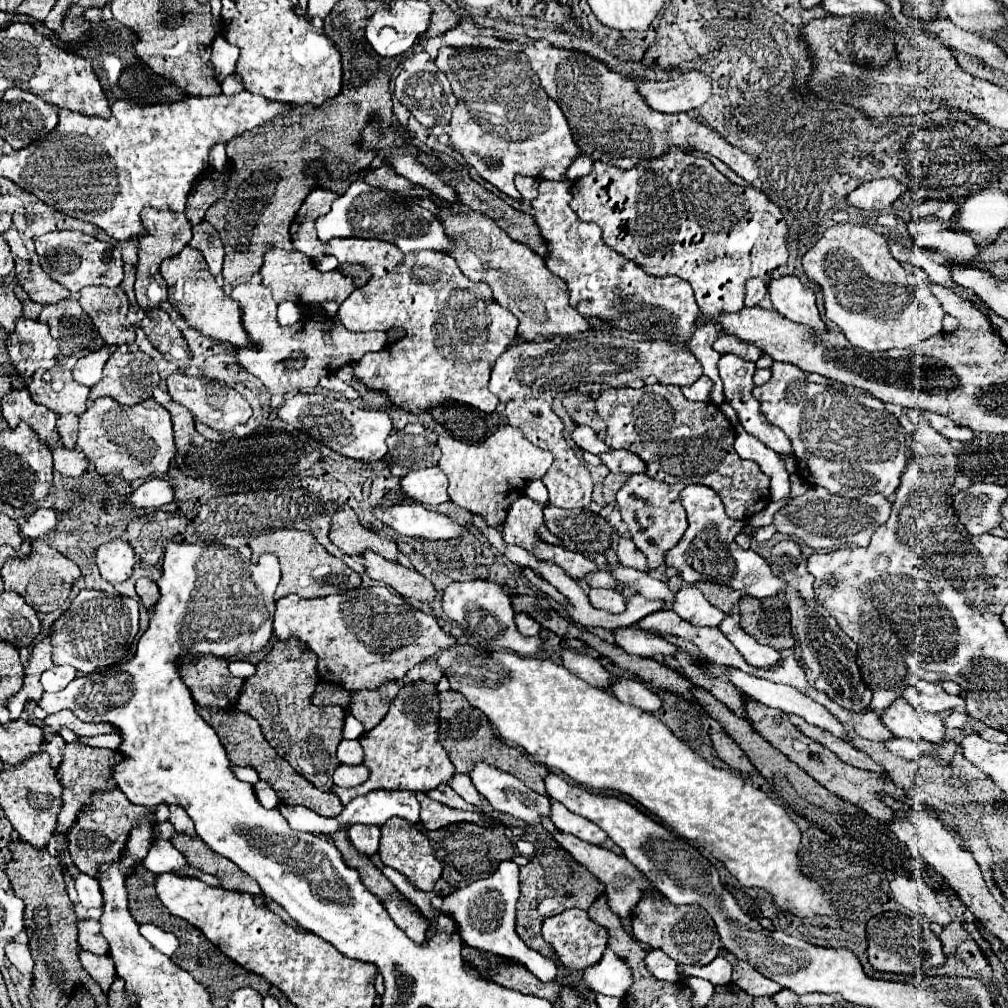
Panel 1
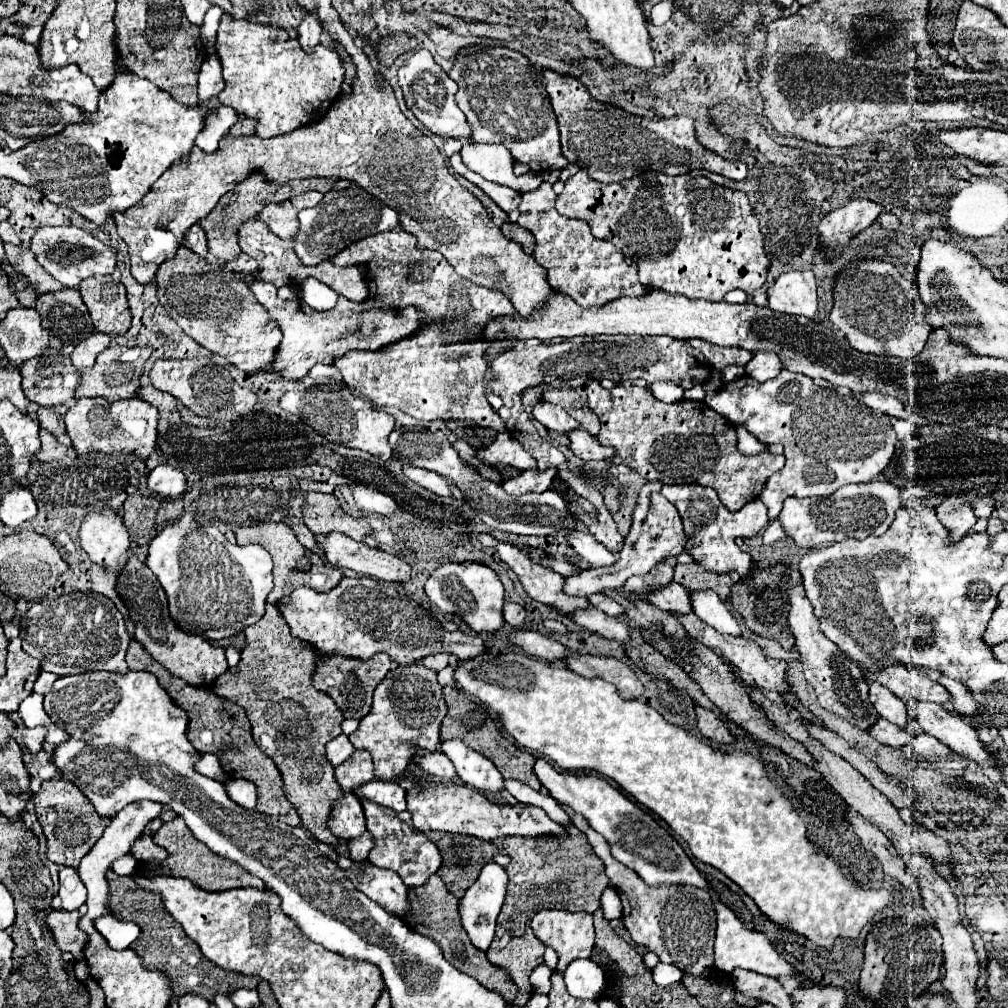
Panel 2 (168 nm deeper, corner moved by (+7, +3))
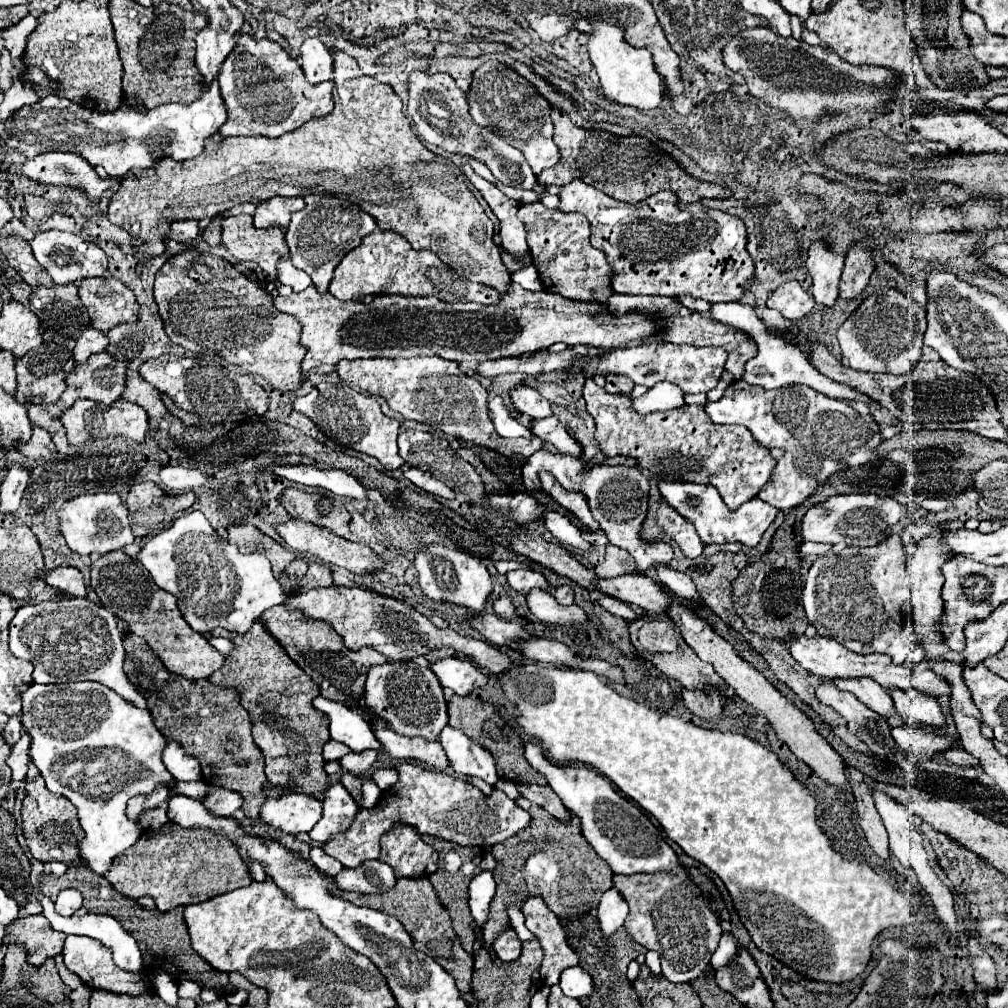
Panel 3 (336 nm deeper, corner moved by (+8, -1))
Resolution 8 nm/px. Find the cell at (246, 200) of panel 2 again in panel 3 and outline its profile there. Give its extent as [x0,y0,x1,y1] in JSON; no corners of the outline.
[202,218,220,246]

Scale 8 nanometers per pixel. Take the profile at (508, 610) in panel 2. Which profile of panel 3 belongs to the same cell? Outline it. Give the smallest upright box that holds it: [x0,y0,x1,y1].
[492,596,514,620]

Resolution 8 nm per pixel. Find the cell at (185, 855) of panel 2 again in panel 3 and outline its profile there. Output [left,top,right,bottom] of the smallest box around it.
[104,822,252,912]

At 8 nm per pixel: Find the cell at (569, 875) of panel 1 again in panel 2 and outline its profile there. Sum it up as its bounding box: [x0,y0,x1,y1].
[487,826,609,1006]

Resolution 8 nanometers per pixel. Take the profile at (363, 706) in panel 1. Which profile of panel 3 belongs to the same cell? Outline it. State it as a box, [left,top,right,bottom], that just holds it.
[258,604,386,706]

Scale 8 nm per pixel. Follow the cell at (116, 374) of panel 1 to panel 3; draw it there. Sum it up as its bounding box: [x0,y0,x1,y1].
[60,352,126,406]

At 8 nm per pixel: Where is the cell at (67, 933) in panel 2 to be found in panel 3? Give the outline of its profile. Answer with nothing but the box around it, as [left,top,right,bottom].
[2,916,66,966]

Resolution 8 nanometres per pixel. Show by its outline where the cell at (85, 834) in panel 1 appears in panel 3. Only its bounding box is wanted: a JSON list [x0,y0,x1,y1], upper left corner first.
[22,776,82,864]

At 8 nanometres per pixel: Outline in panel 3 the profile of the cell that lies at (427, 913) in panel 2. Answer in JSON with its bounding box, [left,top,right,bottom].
[330,878,474,992]

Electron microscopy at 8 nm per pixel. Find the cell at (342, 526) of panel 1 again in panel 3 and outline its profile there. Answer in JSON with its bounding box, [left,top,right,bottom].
[278,488,350,530]

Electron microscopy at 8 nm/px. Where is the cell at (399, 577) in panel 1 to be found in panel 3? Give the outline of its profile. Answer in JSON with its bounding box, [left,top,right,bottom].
[276,518,382,574]

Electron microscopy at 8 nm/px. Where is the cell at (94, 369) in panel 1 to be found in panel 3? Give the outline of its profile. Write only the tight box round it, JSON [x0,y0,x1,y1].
[74,328,108,364]

